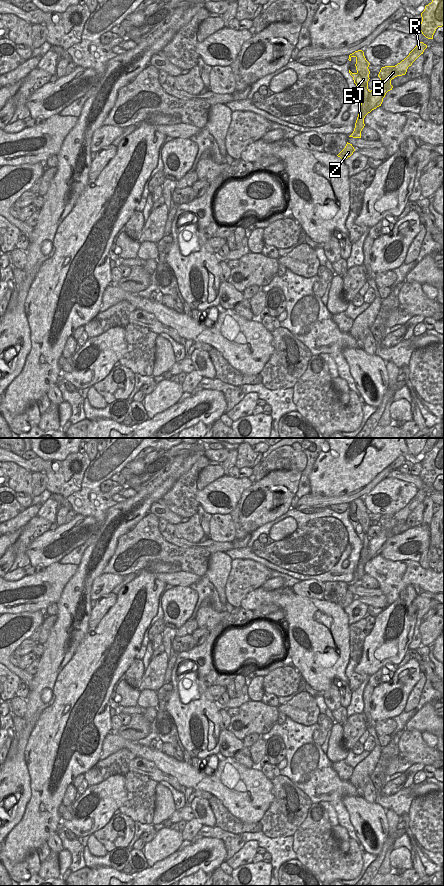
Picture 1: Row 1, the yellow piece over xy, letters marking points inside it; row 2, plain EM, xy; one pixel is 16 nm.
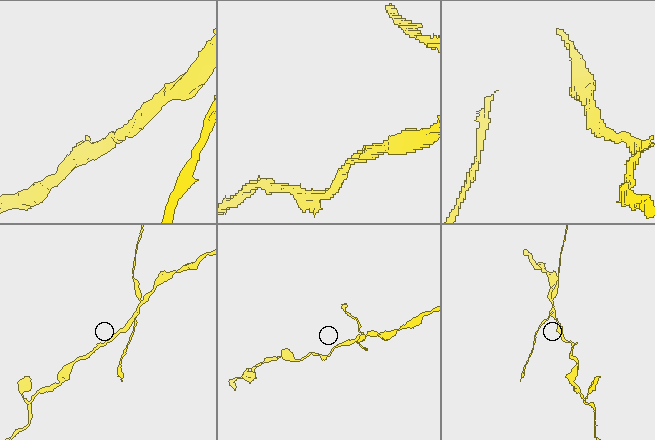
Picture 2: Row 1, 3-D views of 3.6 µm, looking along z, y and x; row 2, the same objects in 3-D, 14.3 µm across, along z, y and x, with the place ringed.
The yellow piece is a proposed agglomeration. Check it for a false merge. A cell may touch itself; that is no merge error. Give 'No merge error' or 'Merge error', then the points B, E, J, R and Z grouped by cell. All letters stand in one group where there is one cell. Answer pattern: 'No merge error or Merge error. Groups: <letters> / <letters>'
Merge error. Groups: B J R Z / E.

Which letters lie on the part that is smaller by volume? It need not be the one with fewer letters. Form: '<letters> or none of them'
E

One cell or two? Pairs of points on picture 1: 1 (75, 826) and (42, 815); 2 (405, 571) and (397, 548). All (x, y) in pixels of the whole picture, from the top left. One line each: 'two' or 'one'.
1: two
2: two

